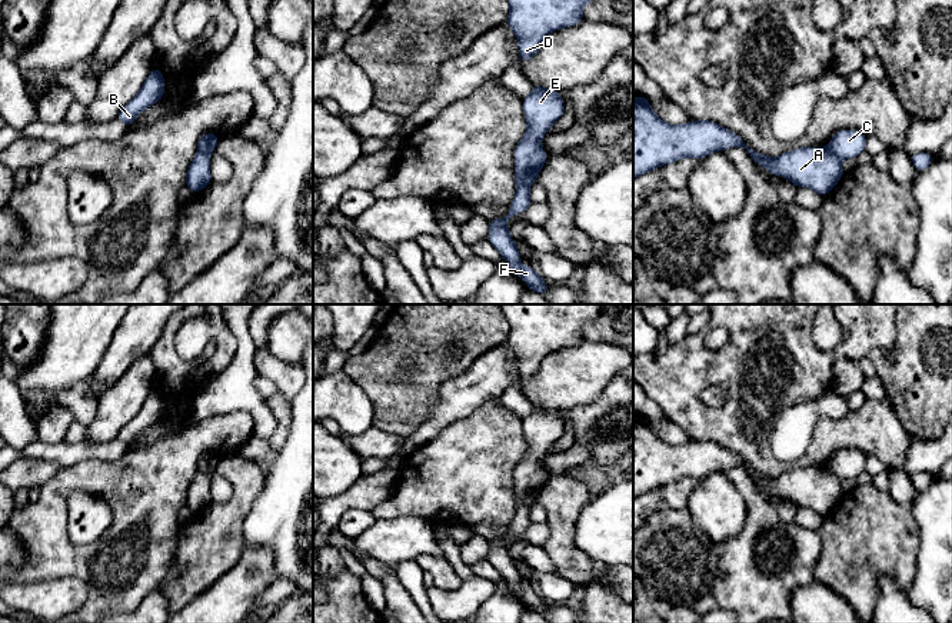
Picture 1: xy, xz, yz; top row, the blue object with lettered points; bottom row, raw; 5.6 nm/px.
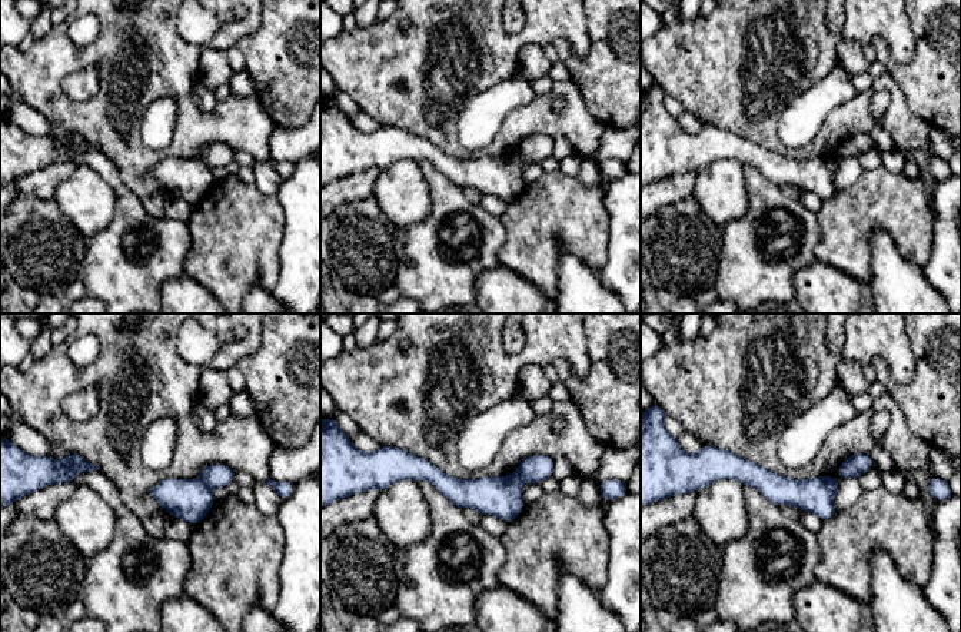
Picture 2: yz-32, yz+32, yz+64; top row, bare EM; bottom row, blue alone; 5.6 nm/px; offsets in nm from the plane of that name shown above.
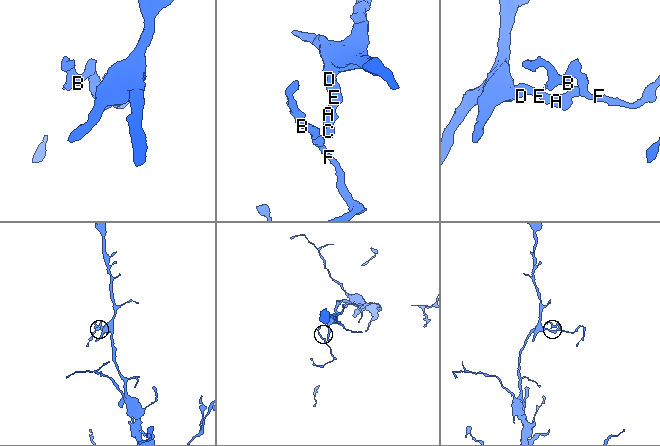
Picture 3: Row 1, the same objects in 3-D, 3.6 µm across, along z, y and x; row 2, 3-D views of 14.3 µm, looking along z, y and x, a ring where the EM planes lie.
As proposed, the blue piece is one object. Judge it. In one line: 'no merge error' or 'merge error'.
merge error

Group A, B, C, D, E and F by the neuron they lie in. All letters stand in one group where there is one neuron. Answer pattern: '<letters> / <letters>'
A D E / B C F

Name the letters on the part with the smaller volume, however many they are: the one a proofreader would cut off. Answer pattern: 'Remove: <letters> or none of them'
Remove: B, C, F

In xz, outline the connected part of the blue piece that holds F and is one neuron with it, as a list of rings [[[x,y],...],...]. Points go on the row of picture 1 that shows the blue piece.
[[[517,186],[513,201],[510,203],[509,213],[497,220],[489,220],[490,230],[487,240],[500,253],[500,256],[509,263],[516,274],[529,286],[532,291],[537,291],[546,296],[549,287],[545,284],[543,277],[537,276],[532,266],[522,266],[520,254],[516,247],[515,240],[510,237],[509,229],[506,226],[507,220],[516,214],[520,214],[530,206],[529,186]]]

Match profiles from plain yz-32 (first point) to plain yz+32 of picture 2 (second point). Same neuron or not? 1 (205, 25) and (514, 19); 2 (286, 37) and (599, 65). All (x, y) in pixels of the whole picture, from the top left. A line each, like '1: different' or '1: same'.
1: same
2: same

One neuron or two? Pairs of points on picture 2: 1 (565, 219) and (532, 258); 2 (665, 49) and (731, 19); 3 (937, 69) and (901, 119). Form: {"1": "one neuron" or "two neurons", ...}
{"1": "one neuron", "2": "one neuron", "3": "two neurons"}

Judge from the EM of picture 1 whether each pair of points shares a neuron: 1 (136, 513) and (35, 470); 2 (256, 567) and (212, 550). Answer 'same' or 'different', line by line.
1: different
2: different

